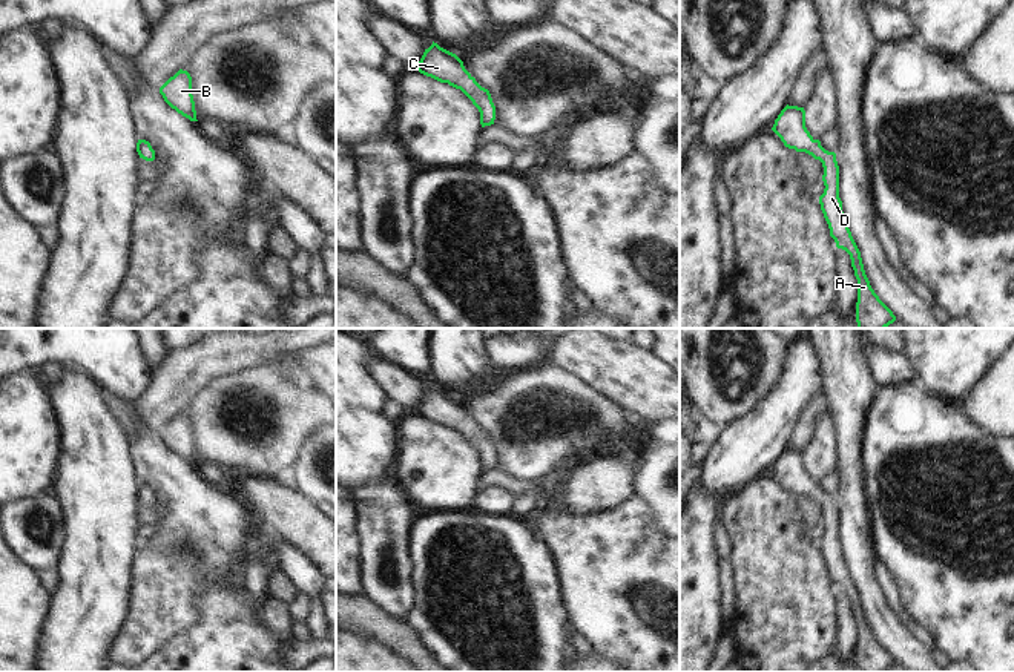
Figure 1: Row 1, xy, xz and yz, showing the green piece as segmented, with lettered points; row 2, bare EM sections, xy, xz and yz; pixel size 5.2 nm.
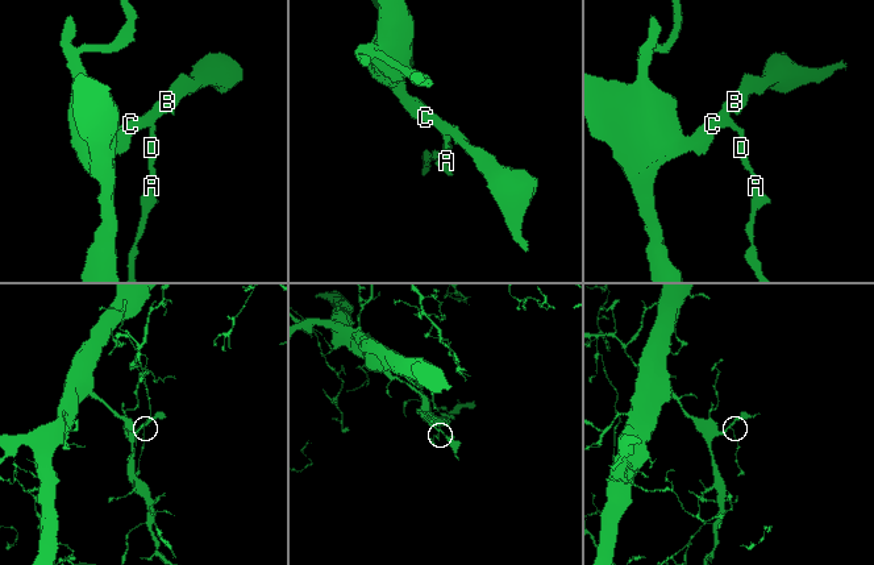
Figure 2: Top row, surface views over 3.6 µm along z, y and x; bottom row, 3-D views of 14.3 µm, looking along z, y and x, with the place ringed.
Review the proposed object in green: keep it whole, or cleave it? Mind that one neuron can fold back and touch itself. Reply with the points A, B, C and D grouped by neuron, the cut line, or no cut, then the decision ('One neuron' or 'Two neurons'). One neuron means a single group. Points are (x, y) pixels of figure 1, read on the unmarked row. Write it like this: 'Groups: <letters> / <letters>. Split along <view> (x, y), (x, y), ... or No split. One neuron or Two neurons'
Groups: A B C D. No split. One neuron

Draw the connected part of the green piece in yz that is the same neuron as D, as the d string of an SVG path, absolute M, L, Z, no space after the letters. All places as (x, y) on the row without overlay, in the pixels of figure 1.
M787 448L775 463L772 474L781 482L785 491L805 496L822 506L825 532L819 540L819 548L836 591L845 594L851 603L851 611L858 623L858 672L887 672L896 664L896 660L874 637L865 618L861 595L842 555L836 497L825 494L821 485L810 479L805 471L804 451Z

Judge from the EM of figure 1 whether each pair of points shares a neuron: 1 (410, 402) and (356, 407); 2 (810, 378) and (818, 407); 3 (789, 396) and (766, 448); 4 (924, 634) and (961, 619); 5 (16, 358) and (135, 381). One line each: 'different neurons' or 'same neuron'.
1: different neurons
2: different neurons
3: same neuron
4: different neurons
5: same neuron

